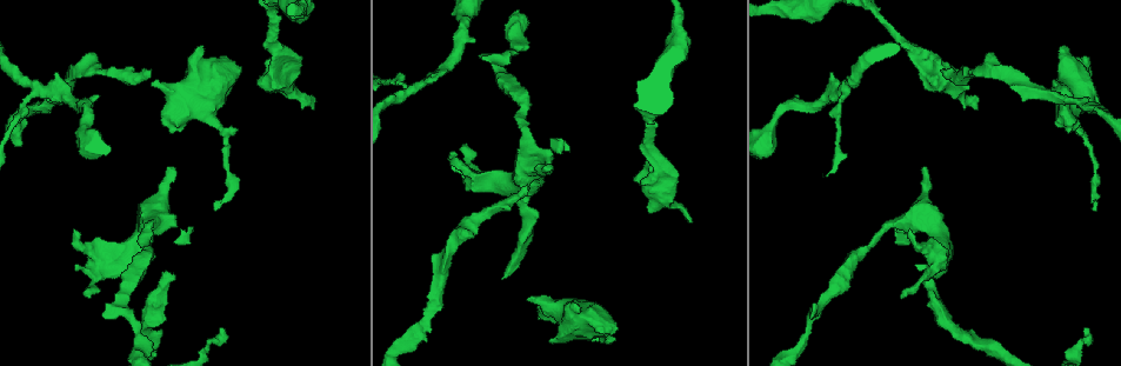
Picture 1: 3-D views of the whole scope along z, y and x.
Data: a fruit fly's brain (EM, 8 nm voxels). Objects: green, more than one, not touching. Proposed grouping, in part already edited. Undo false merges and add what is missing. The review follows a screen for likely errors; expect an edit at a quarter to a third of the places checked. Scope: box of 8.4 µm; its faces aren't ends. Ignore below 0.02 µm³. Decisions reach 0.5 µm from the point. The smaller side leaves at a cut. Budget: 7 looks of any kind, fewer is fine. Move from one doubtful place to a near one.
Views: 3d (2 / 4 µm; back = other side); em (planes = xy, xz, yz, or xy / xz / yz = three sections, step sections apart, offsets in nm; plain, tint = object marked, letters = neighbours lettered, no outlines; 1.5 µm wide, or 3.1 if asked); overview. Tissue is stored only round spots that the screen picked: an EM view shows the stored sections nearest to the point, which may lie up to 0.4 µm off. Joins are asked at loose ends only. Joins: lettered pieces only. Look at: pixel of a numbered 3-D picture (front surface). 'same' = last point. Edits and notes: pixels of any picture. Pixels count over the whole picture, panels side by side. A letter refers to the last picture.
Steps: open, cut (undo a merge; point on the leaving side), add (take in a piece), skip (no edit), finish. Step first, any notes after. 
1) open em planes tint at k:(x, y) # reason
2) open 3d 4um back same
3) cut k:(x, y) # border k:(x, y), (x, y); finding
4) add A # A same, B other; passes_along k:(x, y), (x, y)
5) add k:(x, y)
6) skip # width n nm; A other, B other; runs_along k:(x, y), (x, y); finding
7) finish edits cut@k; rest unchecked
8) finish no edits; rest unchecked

open 3d 4um at 1:(545, 167) # free end

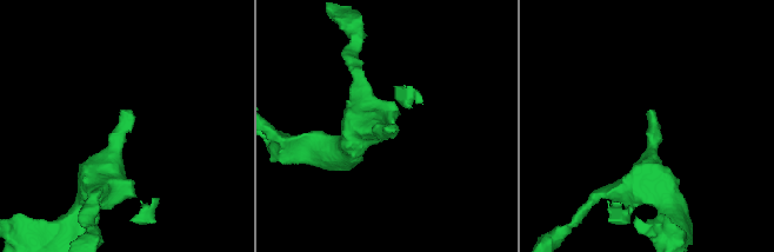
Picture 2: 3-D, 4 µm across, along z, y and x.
open em planes letters at 2:(121, 111) # shape alone is not enough

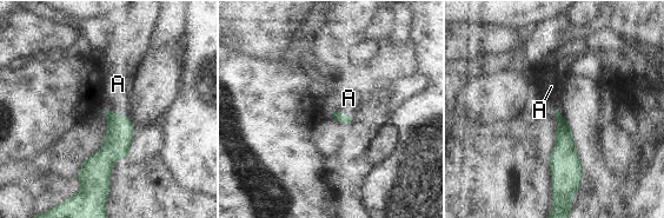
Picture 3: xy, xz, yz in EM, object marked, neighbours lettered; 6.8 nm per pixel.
add A # A same; the cell continues

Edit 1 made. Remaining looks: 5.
open overview # see it whole again

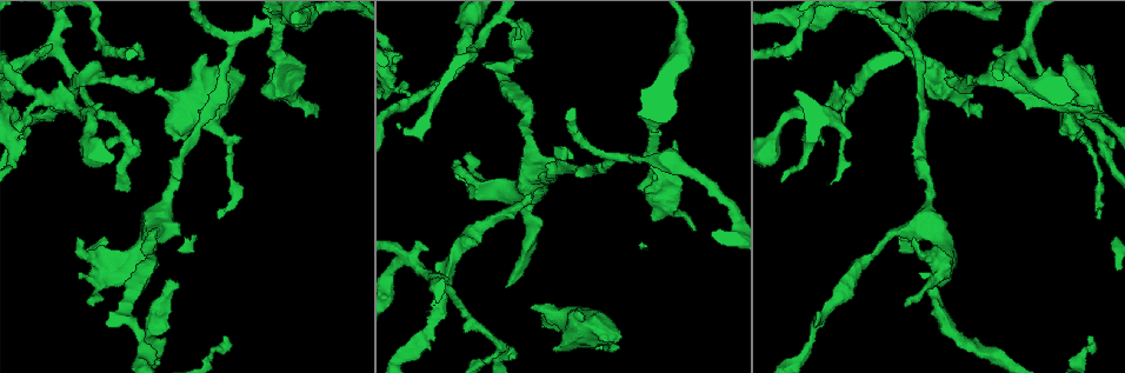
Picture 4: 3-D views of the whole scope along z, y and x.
open em xy step 8 letters at 4:(695, 230) # free end

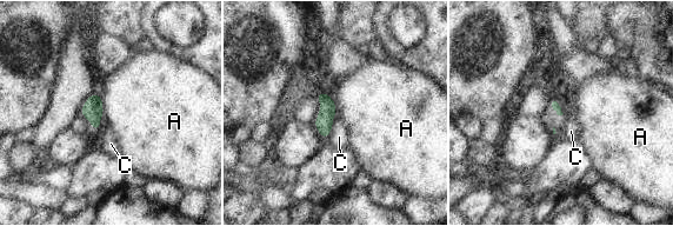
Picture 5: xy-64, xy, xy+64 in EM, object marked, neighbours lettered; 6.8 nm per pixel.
open em planes letters same # another direction

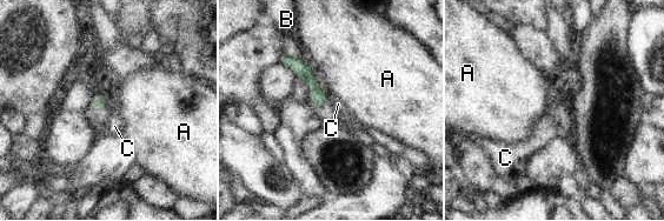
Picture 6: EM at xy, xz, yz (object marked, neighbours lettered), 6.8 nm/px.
skip # A other, B other, C other; border 6:(327, 95), (329, 99); none of them fits

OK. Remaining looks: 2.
open em planes plain at 4:(530, 194) # end of a long branch

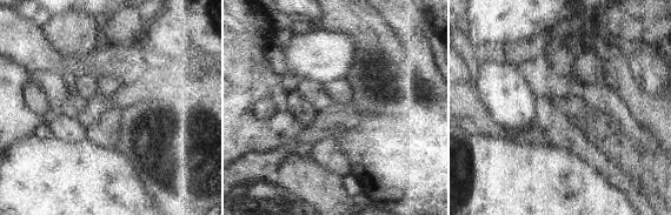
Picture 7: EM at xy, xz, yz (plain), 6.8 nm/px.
open em planes letters same # see the neighbours

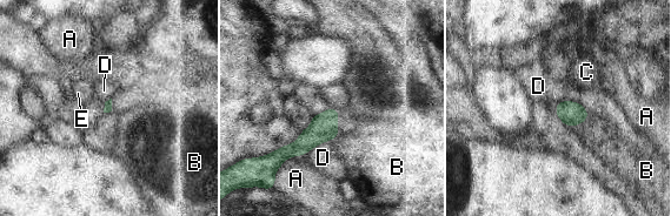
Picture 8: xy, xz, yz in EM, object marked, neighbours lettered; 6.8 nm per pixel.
skip # A other, B other, C other, D other, E other; runs_along 8:(334, 112), (299, 147), (278, 155); none of them fits

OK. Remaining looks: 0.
finish edits add@3; rest unchecked

